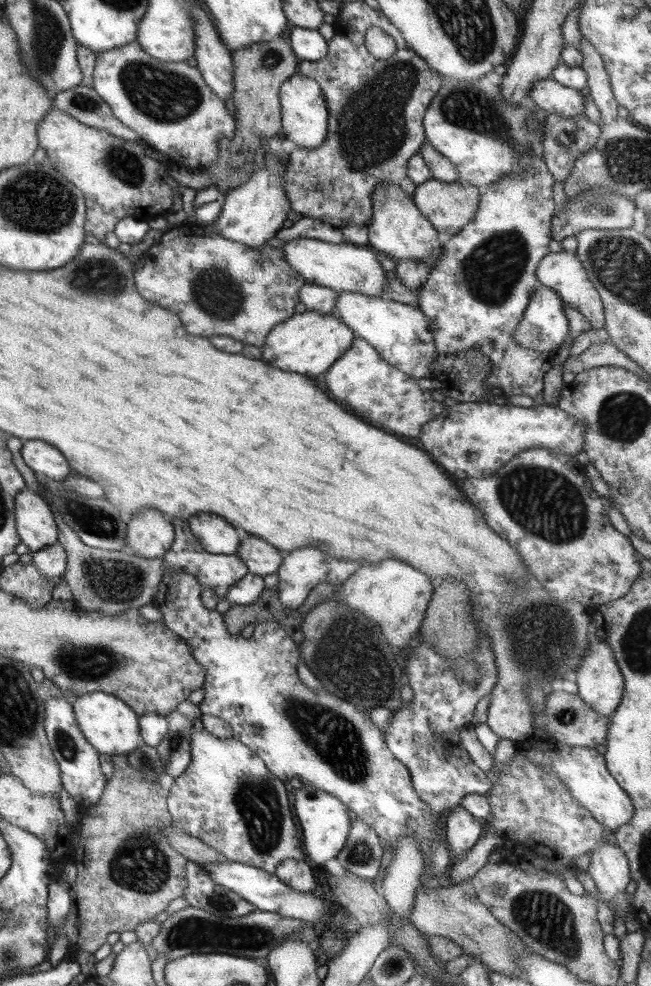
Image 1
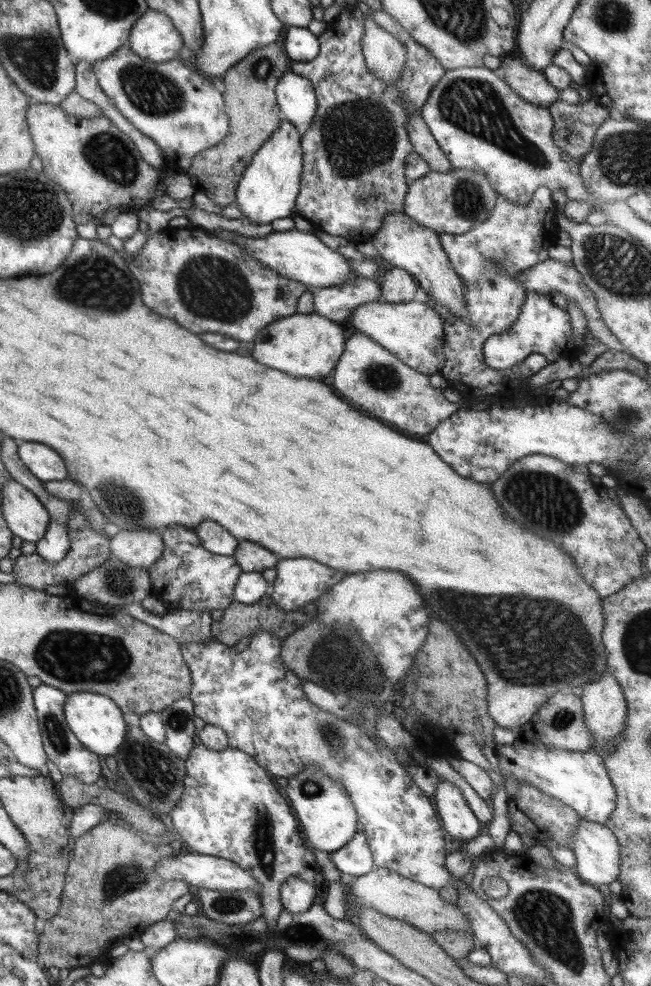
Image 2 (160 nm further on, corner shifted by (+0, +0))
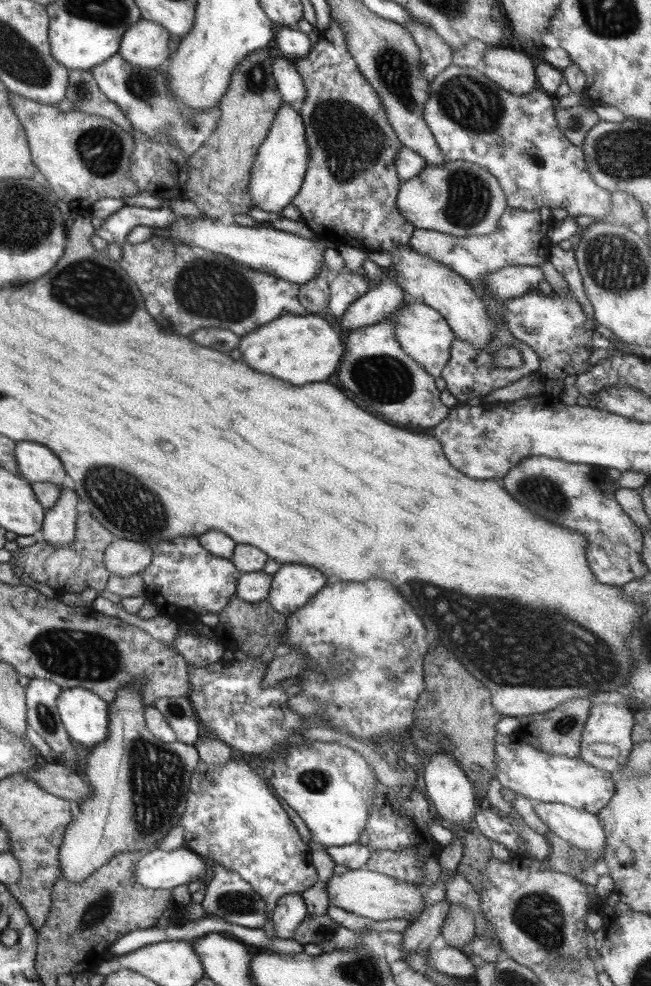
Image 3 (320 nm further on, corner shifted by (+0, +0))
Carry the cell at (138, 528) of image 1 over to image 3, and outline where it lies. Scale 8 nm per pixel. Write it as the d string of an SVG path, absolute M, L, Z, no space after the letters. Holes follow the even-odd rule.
M124 538L111 542L104 551L110 574L124 578L141 573L152 560L152 546Z

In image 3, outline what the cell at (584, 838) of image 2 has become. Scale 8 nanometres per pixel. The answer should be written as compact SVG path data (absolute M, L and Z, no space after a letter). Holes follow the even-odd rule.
M540 802L533 803L534 812L558 838L570 846L584 850L593 865L602 862L606 852L606 833L598 815L578 810L570 805Z

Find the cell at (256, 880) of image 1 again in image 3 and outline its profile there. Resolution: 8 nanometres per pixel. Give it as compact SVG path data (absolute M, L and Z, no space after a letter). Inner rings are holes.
M185 846L170 852L156 848L146 851L135 870L136 883L146 889L169 890L194 880L207 883L214 878L211 866L204 858Z

